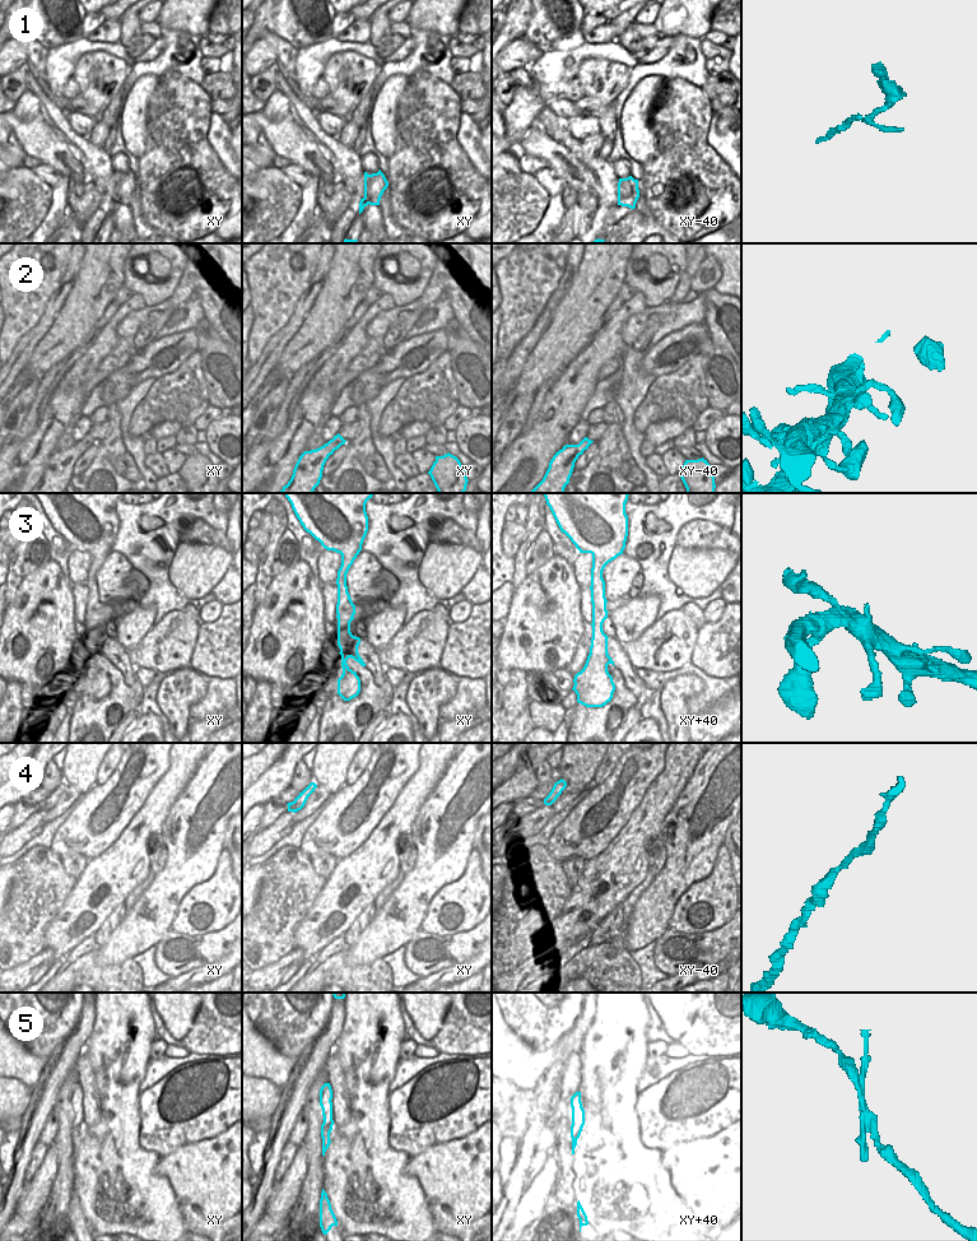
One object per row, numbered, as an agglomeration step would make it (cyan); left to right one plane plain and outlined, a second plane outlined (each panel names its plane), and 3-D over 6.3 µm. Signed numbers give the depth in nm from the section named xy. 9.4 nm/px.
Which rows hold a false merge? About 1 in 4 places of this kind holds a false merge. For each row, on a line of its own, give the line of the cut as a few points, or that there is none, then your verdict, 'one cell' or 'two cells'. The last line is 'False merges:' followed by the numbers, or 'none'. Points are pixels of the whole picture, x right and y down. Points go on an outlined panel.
1: xy (380, 171), (368, 190), (368, 203) | two cells
2: no cut | one cell
3: xy (345, 573), (338, 585) | two cells
4: no cut | one cell
5: xy (331, 1119), (324, 1123) | two cells
False merges: 1, 3, 5

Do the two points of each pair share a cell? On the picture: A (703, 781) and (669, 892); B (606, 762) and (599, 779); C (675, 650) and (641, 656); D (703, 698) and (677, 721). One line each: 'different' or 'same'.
A: same
B: same
C: same
D: different

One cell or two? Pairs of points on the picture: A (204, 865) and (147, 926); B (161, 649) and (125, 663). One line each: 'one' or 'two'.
A: one
B: two

